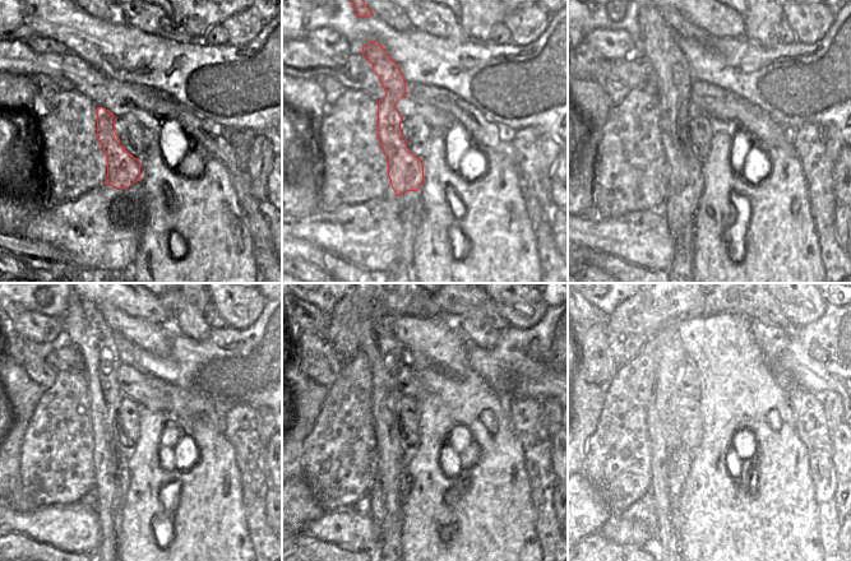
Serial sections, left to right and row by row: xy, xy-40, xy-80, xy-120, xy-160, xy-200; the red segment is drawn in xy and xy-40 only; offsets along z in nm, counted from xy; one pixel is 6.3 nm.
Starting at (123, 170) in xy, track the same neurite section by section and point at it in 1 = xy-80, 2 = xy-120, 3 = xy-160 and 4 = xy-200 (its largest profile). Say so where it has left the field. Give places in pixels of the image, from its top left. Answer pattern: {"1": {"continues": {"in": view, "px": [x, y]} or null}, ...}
{"1": {"continues": {"in": "xy-80", "px": [656, 41]}}, "2": {"continues": {"in": "xy-120", "px": [84, 327]}}, "3": {"continues": {"in": "xy-160", "px": [387, 355]}}, "4": {"continues": {"in": "xy-200", "px": [671, 355]}}}

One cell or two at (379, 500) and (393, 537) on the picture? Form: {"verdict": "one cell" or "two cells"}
{"verdict": "one cell"}

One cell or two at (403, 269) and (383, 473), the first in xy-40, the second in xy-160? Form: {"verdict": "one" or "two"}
{"verdict": "one"}

